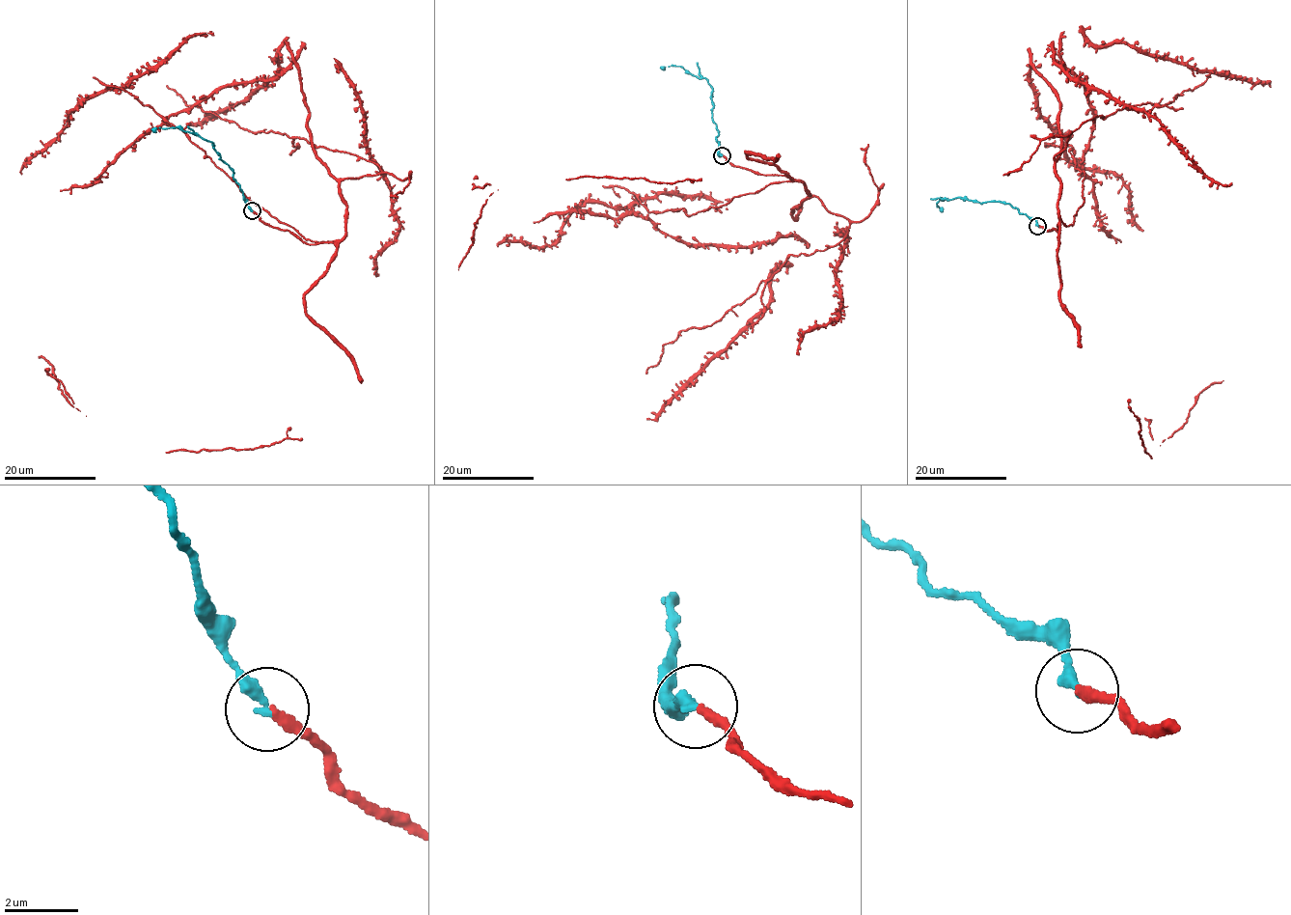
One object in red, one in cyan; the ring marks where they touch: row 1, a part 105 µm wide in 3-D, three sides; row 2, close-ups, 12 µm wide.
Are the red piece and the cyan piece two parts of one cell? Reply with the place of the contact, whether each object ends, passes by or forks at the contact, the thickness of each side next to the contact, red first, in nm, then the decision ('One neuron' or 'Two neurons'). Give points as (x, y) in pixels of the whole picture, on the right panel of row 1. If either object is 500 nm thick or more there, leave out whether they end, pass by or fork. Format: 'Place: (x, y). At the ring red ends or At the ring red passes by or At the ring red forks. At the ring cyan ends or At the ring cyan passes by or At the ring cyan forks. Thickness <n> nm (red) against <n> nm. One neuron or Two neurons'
Place: (1037, 226). At the ring red ends. At the ring cyan ends. Thickness 260 nm (red) against 320 nm. One neuron

